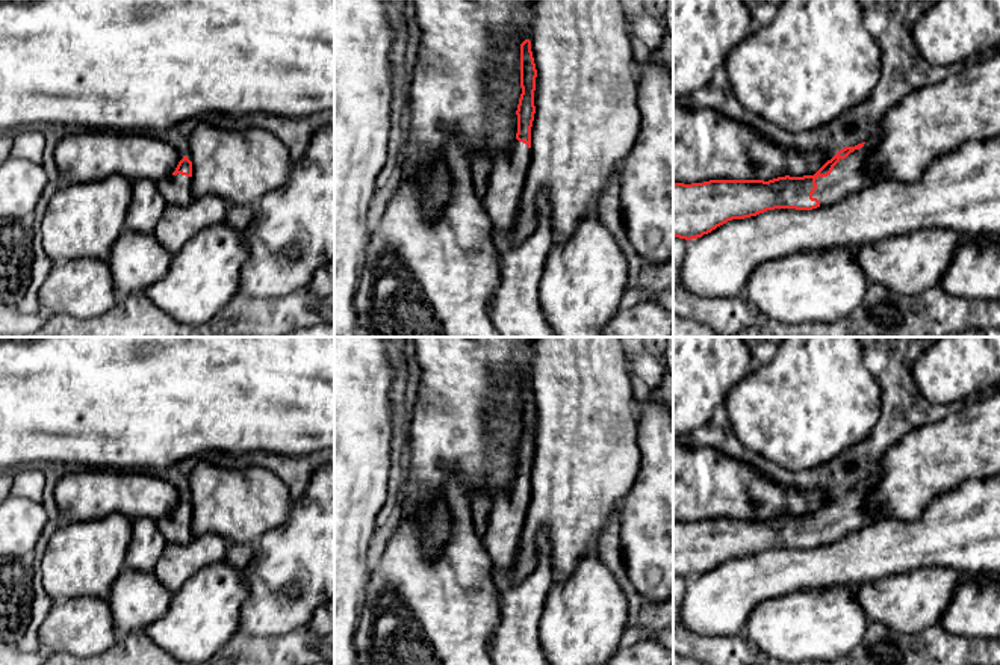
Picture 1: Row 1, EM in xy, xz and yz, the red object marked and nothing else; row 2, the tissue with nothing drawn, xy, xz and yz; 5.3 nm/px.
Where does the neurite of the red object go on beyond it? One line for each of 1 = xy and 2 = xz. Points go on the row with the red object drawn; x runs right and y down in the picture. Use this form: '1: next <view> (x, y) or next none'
1: next xy (177, 189)
2: next xz (501, 203)

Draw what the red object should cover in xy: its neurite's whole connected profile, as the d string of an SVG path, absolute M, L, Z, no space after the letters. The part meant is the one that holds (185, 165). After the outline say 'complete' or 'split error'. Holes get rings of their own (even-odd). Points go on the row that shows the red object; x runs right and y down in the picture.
M183 156L171 177L156 181L166 204L188 206L192 195L192 162Z; split error

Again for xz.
M525 39L520 44L522 94L516 110L516 141L493 162L487 193L481 198L483 209L490 218L493 233L510 228L519 212L528 163L531 160L536 77L537 70L531 51L531 41Z; split error

